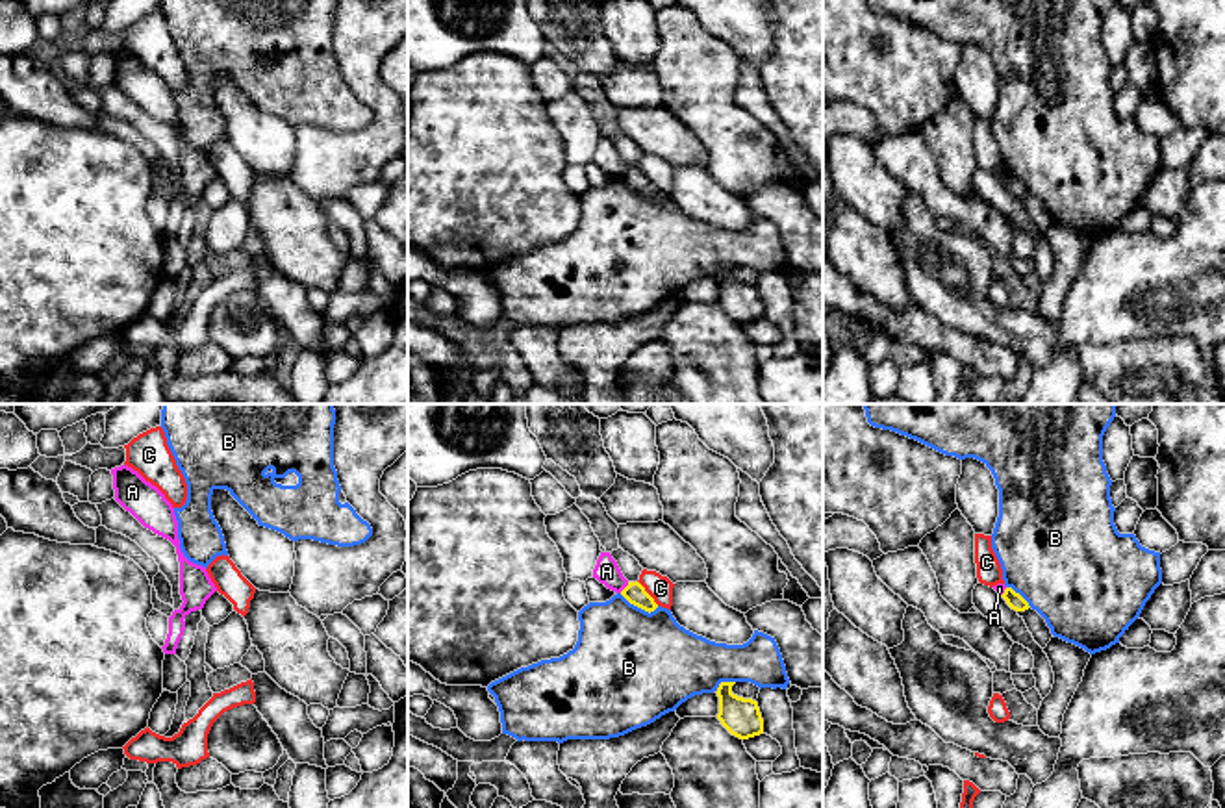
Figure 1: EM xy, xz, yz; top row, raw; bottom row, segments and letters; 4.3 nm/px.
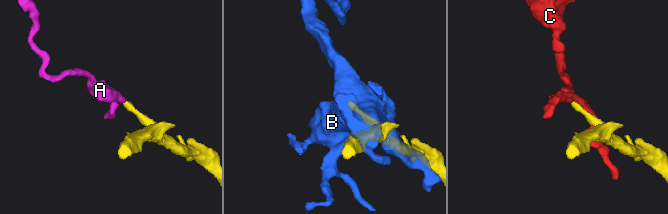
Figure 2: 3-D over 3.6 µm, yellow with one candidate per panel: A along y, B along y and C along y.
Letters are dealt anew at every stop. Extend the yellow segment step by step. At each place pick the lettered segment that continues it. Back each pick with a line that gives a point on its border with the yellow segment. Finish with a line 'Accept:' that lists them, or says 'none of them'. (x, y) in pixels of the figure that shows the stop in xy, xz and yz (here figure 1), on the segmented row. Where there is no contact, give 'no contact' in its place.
Accept: none of them

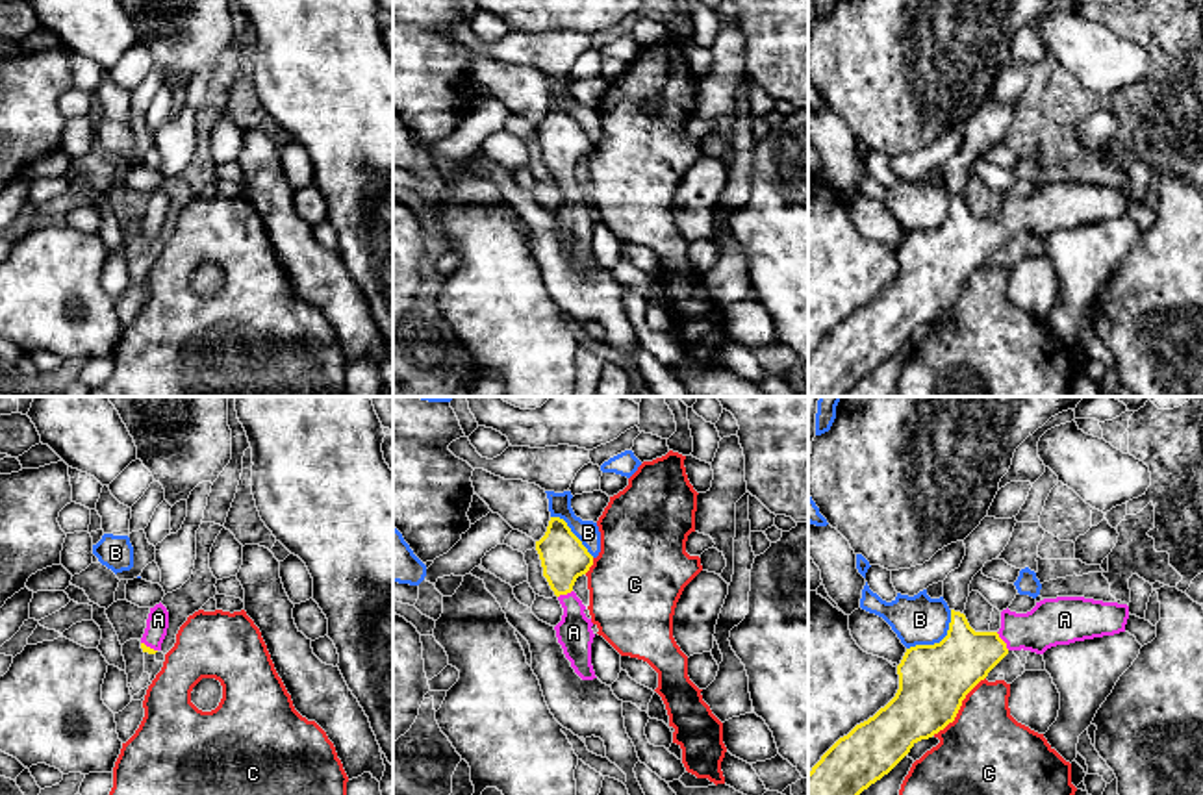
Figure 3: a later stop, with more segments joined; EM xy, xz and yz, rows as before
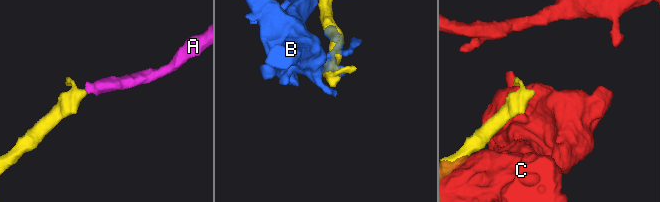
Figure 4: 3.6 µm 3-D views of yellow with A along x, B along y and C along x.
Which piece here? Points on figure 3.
A: yz (1003, 642)
Accept: A

